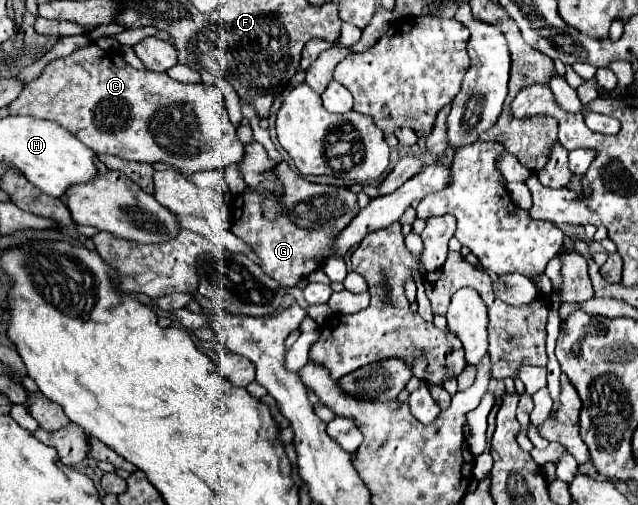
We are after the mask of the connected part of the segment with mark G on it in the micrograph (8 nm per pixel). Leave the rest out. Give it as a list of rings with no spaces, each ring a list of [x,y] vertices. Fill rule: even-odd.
[[[276,174],[284,198],[284,210],[278,218],[268,220],[262,212],[264,196],[256,188],[246,188],[232,202],[232,234],[244,240],[260,260],[264,274],[274,278],[280,286],[292,288],[302,276],[318,268],[318,260],[330,254],[330,246],[356,216],[356,194],[344,186],[324,186],[304,180],[300,174]]]

